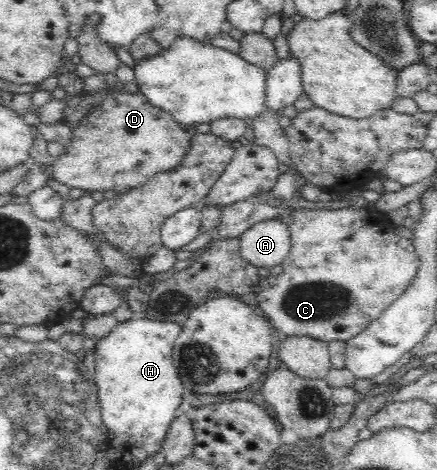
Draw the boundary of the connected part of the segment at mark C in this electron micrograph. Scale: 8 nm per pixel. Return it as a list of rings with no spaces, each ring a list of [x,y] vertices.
[[[364,206],[340,210],[298,208],[291,217],[287,229],[292,248],[282,264],[283,272],[276,277],[261,278],[251,299],[281,337],[349,341],[364,332],[394,300],[398,300],[418,274],[420,259],[412,238],[403,238],[386,213]]]

